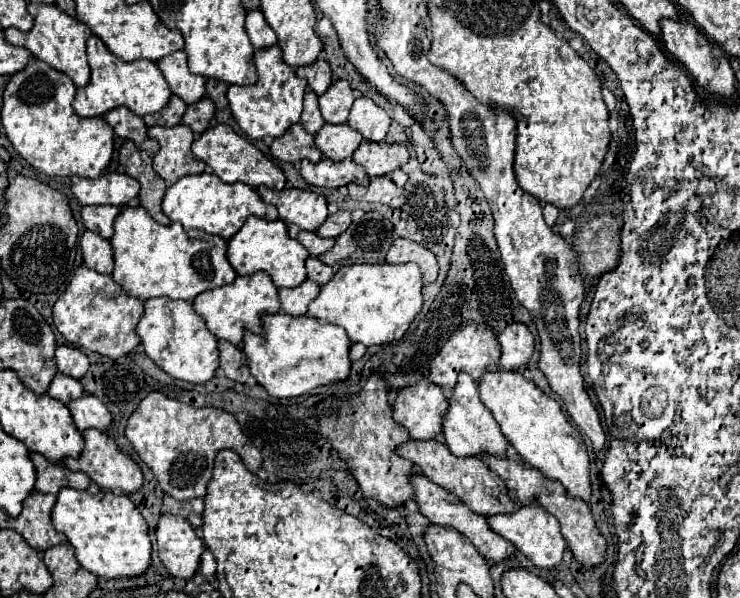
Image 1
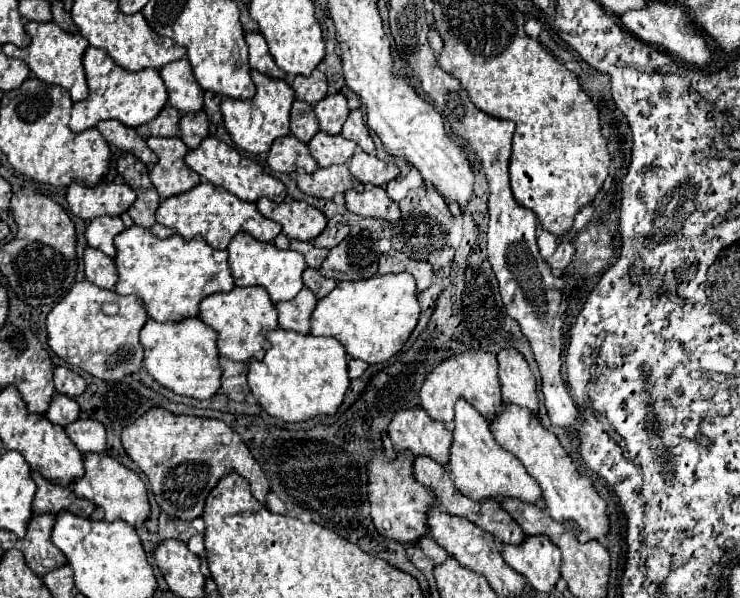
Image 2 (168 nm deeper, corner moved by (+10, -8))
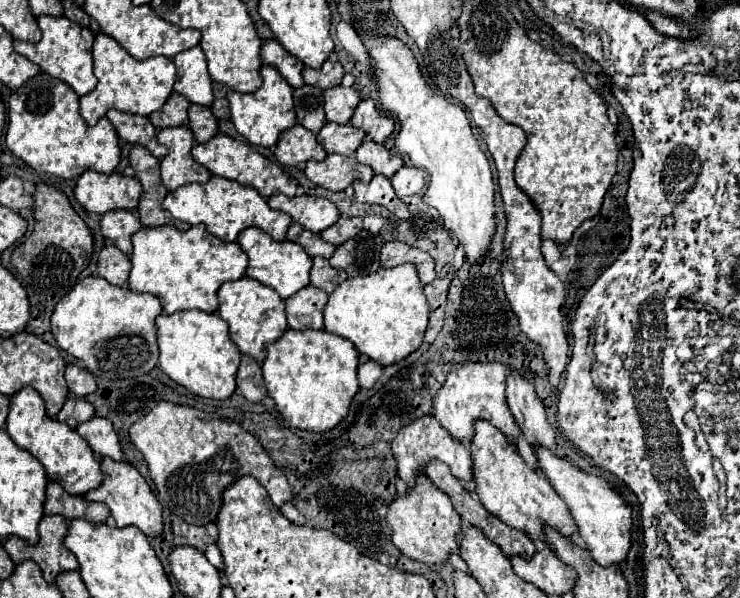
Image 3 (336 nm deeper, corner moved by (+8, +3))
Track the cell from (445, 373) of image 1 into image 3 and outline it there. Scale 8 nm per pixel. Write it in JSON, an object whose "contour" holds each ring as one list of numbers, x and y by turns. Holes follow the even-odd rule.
{"contour":[[467,362,467,364,453,364,443,386,433,396,433,416,441,422,443,428,451,432,453,438,465,440,473,438,473,420,485,418,495,428,499,428,511,444,515,444,515,438,519,434,515,426,515,418,507,406,505,400,505,378,507,378,507,366,501,362]]}

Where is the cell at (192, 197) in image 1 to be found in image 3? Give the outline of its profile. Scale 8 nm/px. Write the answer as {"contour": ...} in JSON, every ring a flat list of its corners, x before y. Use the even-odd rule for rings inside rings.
{"contour":[[213,176,207,184,187,184,169,192,163,200,163,208,167,208,173,218,187,224,205,224,213,236,225,242,235,242,237,234,249,226,265,230,275,240,285,240,285,232,291,224,291,218,285,212,269,208,265,198,261,198,255,188,217,176]]}

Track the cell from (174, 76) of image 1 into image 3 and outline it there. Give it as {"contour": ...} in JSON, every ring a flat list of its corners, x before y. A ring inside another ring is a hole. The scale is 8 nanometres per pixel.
{"contour":[[199,46,181,52,173,58,177,66,177,82,175,92,185,96,193,104,211,106,213,102,213,80,207,72,205,54]]}

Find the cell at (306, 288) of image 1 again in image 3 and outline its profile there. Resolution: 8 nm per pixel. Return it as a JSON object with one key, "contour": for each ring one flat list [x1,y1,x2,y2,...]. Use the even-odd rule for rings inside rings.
{"contour":[[311,284,305,286,303,290,299,290,297,294,285,298,289,328,321,330,323,328,323,314,321,312,323,312,323,306,327,304,327,298,329,298,327,292,311,286]]}

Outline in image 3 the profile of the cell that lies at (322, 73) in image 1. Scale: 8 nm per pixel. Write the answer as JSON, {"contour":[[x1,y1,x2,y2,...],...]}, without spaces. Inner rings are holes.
{"contour":[[325,60,319,70,311,70,311,68,303,70,305,84,321,88,321,90,327,90,331,86,339,86,341,78,343,78,343,66,335,60]]}

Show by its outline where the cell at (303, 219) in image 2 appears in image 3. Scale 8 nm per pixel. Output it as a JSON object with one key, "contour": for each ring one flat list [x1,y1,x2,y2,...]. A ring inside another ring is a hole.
{"contour":[[275,194,267,198,267,204,275,210,289,214,293,222,301,224,311,232,323,232,325,228,335,224,335,220,339,218,339,212,333,206,333,202,319,196,303,194,303,196,289,198,285,194]]}

